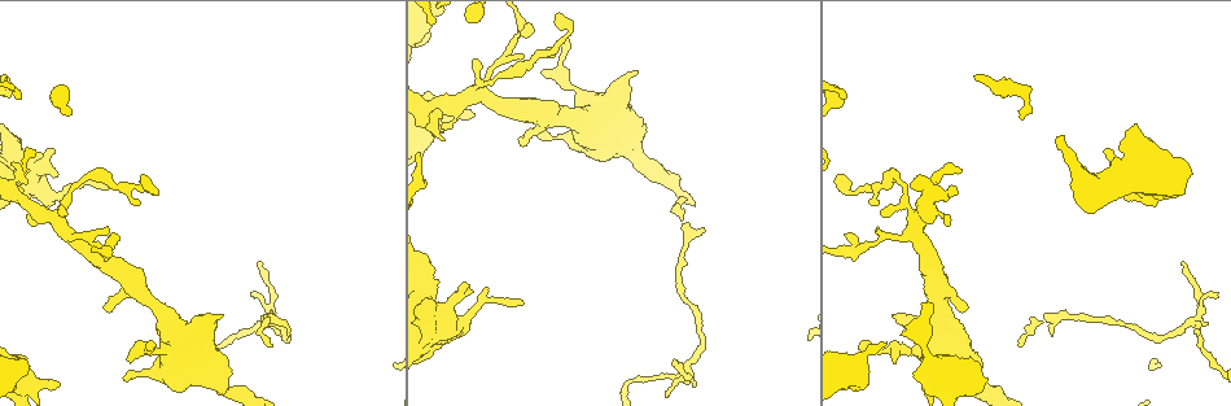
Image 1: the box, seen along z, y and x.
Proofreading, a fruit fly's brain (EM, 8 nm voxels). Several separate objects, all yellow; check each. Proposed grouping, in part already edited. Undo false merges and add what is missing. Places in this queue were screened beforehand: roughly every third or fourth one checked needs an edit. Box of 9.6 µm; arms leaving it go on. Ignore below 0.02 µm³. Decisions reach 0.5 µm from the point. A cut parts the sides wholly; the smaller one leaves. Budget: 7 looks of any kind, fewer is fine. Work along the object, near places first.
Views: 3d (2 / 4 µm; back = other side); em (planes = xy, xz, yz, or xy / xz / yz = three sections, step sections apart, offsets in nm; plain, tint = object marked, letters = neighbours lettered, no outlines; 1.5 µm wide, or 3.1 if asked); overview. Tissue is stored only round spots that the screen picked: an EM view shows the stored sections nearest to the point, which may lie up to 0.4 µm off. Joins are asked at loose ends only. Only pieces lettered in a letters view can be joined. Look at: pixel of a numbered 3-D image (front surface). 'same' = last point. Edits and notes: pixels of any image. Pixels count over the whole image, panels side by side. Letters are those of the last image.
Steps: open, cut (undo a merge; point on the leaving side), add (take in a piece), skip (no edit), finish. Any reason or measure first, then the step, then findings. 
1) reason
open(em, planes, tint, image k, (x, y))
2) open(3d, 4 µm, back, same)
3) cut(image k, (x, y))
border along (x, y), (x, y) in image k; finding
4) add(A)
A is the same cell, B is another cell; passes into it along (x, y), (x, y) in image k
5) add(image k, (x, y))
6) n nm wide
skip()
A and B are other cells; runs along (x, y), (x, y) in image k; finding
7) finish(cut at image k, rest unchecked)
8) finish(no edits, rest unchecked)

thin end
open(3d, 2 µm, image 1, (878, 204))

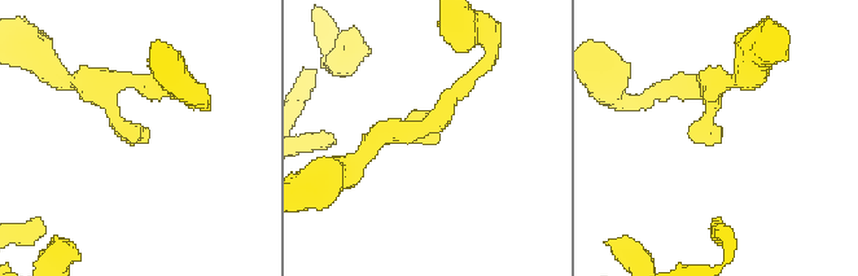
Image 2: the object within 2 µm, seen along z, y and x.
open(em, planes, tint, image 2, (719, 132))

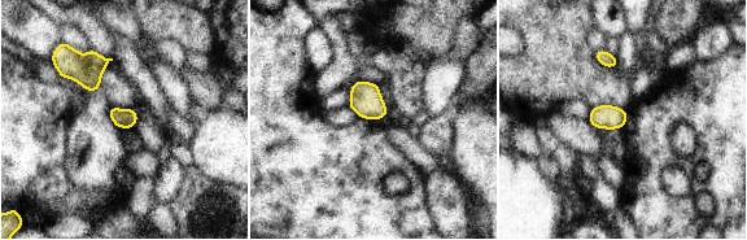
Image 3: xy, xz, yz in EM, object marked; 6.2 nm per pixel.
open(em, planes, letters, same)

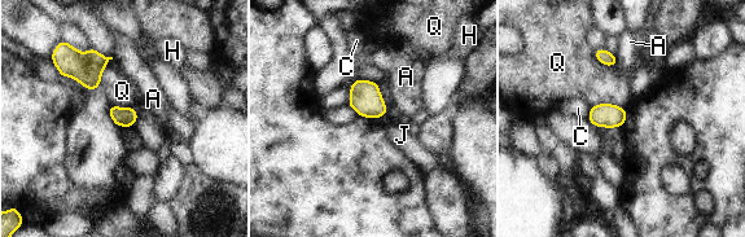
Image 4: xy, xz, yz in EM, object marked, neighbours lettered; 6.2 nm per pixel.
Q touches over 200 nm
skip()
A, C, H, J and Q are other cells; no lettered piece goes on from it

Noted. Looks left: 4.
abrupt turn
open(em, planes, letters, image 1, (12, 192))

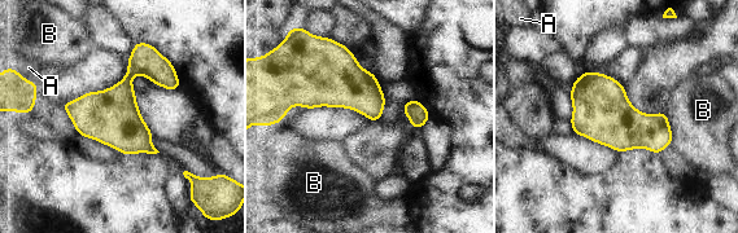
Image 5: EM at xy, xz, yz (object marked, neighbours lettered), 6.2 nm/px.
skip()
A and B are other cells; one cell here

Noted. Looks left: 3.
thin end
open(em, planes, tint, image 1, (287, 335))

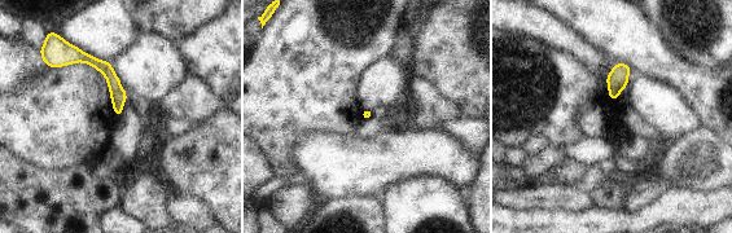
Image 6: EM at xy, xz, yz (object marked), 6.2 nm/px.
open(em, planes, letters, same)

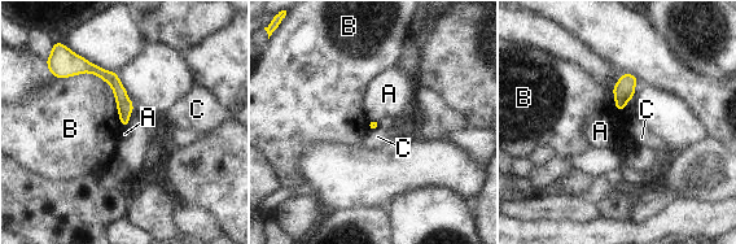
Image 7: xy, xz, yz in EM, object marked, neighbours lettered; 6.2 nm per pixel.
skip()
A, B and C are other cells; border along (55, 77), (99, 75), (122, 127) in image 7; none of them fits

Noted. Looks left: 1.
finish(no edits, rest unchecked)

